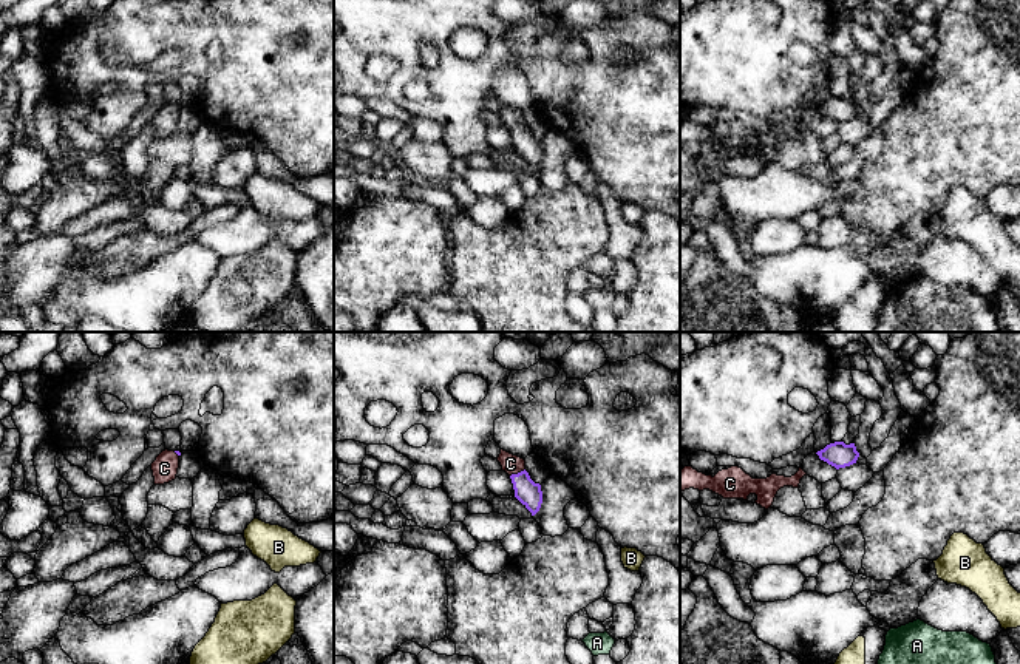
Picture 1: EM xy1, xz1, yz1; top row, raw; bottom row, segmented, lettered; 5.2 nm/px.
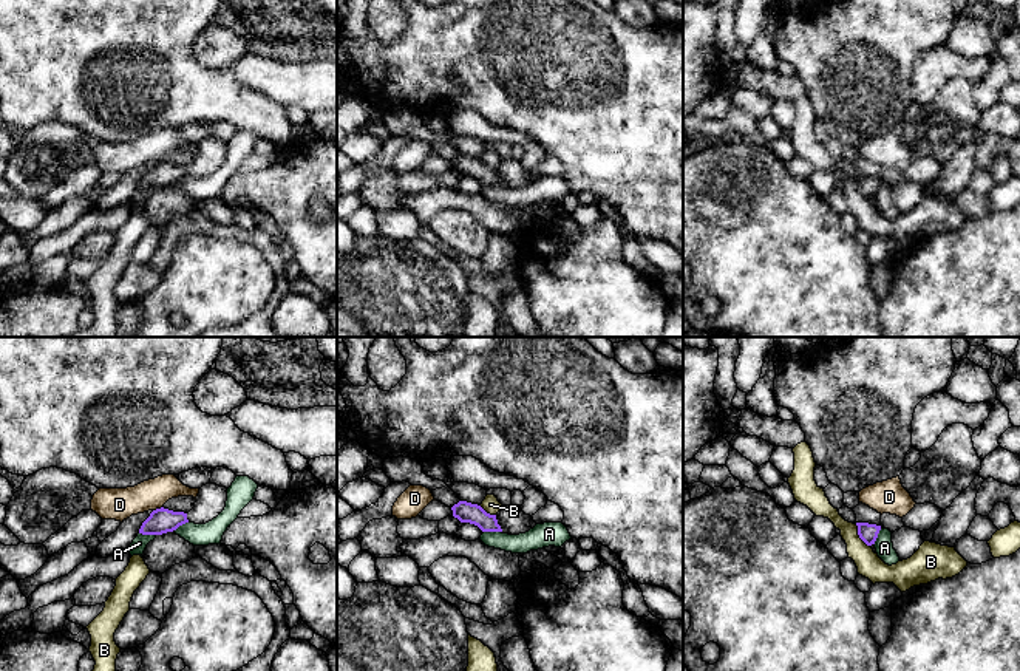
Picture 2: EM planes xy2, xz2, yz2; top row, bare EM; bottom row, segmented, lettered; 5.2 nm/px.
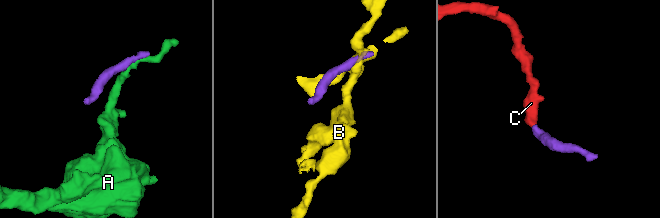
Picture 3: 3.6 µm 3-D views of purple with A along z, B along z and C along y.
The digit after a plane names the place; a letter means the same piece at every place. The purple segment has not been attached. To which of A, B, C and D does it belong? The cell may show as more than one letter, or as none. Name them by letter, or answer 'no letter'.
C

